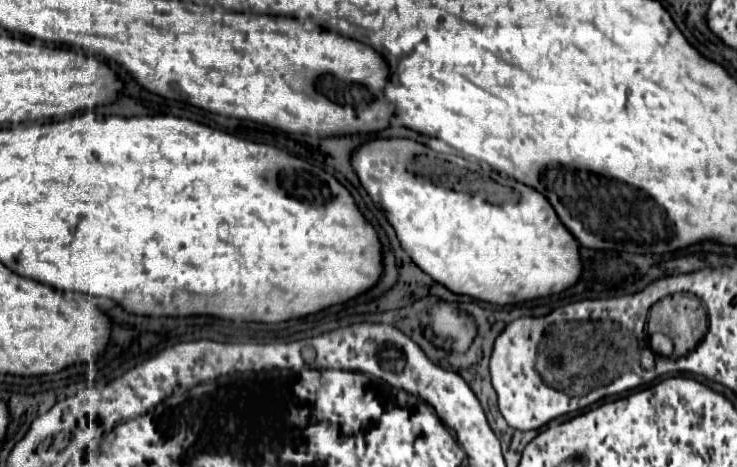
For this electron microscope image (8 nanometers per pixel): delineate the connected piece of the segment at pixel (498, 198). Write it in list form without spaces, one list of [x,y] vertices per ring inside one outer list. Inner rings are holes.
[[[405,138],[373,140],[361,146],[353,154],[353,168],[367,194],[393,224],[401,246],[413,262],[455,294],[505,306],[559,294],[575,286],[581,278],[579,242],[559,220],[547,198],[521,182],[503,178],[489,168],[483,170],[481,164],[471,164],[465,158],[439,154],[429,146]]]

